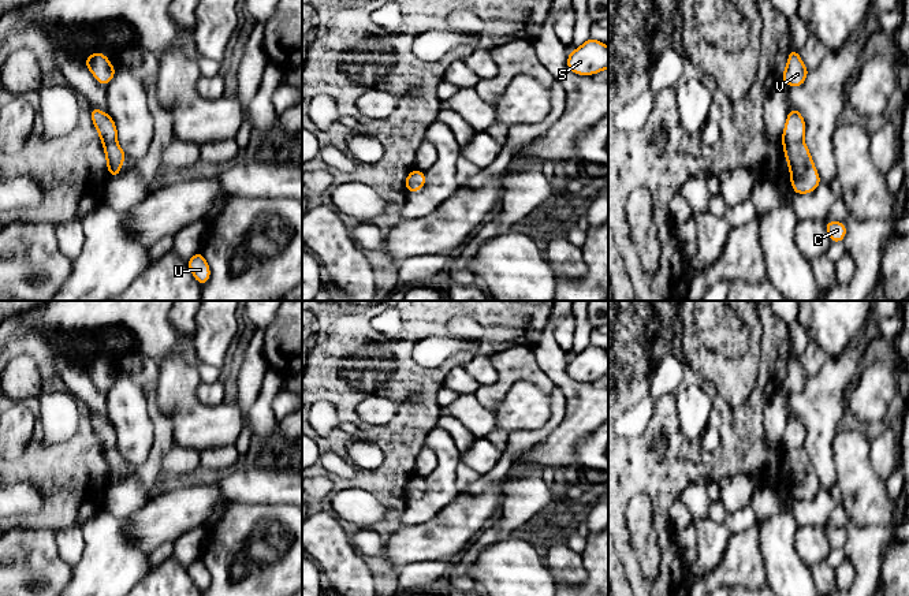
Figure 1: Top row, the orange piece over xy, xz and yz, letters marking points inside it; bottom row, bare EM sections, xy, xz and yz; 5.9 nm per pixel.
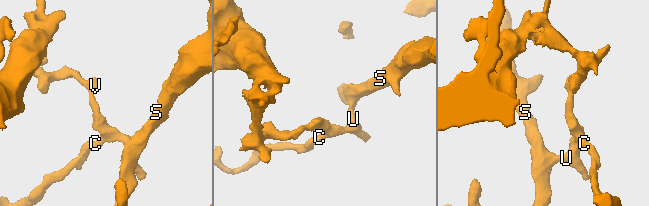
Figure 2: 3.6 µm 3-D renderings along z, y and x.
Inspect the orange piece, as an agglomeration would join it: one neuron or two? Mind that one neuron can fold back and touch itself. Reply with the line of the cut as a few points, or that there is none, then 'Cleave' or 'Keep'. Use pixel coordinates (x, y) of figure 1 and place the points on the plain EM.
No split. Keep

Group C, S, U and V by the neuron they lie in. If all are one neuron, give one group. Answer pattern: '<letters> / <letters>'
C S U V

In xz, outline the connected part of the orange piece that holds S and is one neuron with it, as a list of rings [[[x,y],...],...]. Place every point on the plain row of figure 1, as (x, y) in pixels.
[[[591,343],[567,361],[566,370],[571,379],[578,381],[599,380],[608,375],[608,353]]]

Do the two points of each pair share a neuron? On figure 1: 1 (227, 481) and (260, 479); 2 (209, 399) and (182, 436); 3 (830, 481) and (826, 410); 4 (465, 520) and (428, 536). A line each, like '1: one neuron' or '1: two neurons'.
1: one neuron
2: two neurons
3: one neuron
4: one neuron

